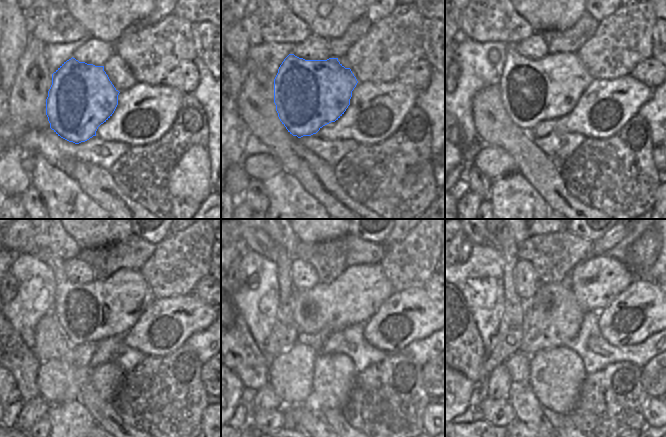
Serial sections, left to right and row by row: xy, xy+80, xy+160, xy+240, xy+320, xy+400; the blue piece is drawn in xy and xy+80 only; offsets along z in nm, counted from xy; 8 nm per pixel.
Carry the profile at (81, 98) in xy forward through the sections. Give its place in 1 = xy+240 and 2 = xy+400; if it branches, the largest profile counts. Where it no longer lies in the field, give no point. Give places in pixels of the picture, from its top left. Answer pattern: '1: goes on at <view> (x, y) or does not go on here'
1: goes on at xy+240 (91, 312)
2: goes on at xy+400 (596, 281)

